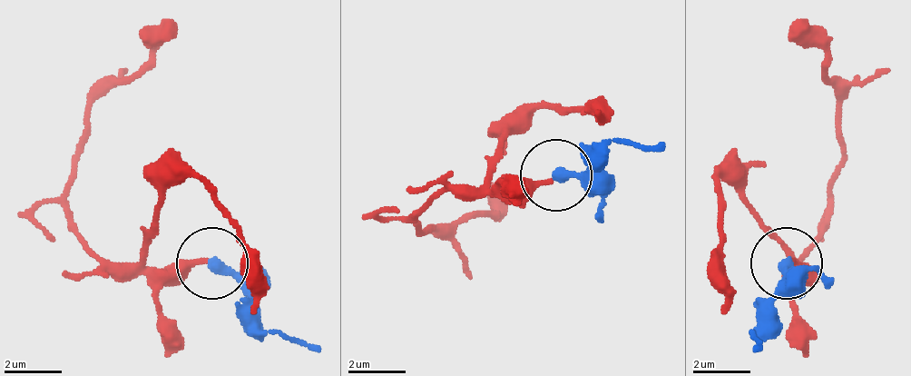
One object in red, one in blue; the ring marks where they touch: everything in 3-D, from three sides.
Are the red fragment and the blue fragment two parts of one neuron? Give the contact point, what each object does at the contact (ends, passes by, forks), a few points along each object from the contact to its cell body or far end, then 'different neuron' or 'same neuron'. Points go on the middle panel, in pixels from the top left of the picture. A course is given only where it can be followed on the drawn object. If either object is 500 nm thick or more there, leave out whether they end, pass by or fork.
(556, 175) | red ends | blue ends | red via (551, 181), (457, 188), (415, 216), (429, 231), (494, 216), (514, 181) | blue via (558, 173), (615, 144), (665, 144) | same neuron

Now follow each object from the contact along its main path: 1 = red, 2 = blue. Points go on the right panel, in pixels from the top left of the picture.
1: (791, 261), (798, 268), (827, 218), (841, 111), (827, 54), (791, 24)
2: (784, 261), (756, 332), (756, 354)

